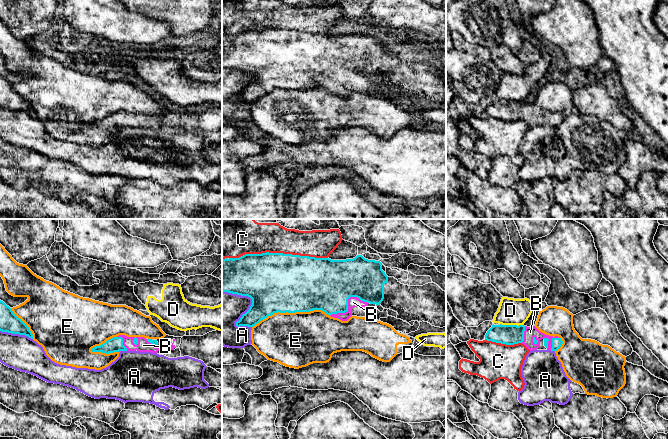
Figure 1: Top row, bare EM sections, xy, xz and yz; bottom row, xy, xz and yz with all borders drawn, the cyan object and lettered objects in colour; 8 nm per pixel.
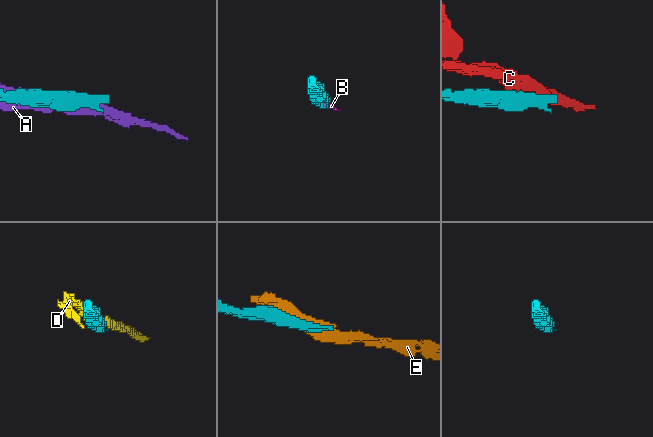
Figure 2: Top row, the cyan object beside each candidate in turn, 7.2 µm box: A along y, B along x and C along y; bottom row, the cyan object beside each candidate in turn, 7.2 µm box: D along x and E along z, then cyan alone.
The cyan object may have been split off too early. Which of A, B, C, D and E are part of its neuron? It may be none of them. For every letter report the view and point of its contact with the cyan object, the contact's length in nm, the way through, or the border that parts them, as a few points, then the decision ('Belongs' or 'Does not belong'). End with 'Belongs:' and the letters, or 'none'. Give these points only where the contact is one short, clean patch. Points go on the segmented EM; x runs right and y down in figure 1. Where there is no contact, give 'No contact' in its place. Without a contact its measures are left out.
A: Touches cyan at xz (251, 305). Shared border 380 nm. Does not belong
B: Touches cyan at xz (347, 304). Shared border 340 nm. Belongs
C: Touches cyan at xz (278, 253). Shared border 800 nm. Does not belong
D: Touches cyan at yz (511, 325). Shared border 180 nm. Does not belong
E: Touches cyan at xz (290, 312). Shared border 650 nm. Does not belong
Belongs: B

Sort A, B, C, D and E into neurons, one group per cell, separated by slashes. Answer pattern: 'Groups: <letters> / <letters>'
Groups: A / B / C / D / E

